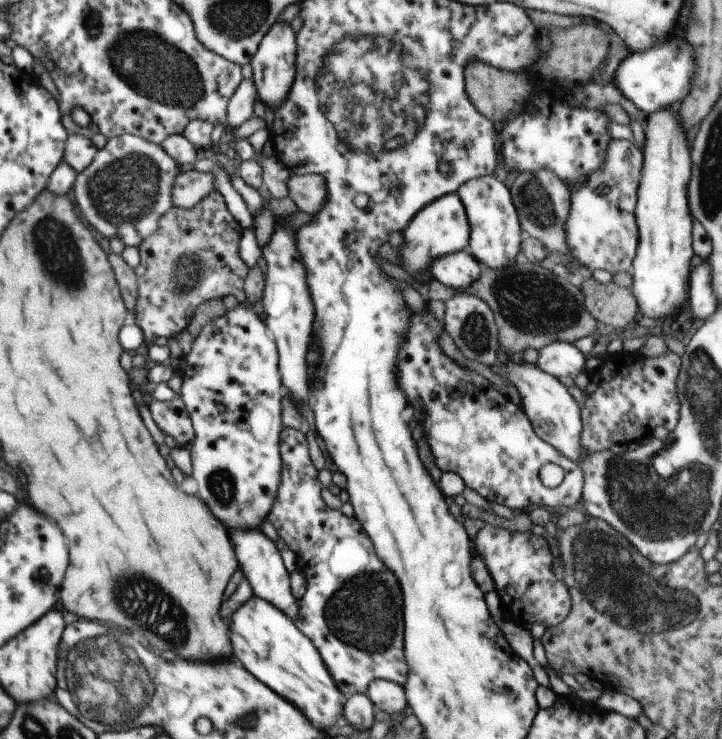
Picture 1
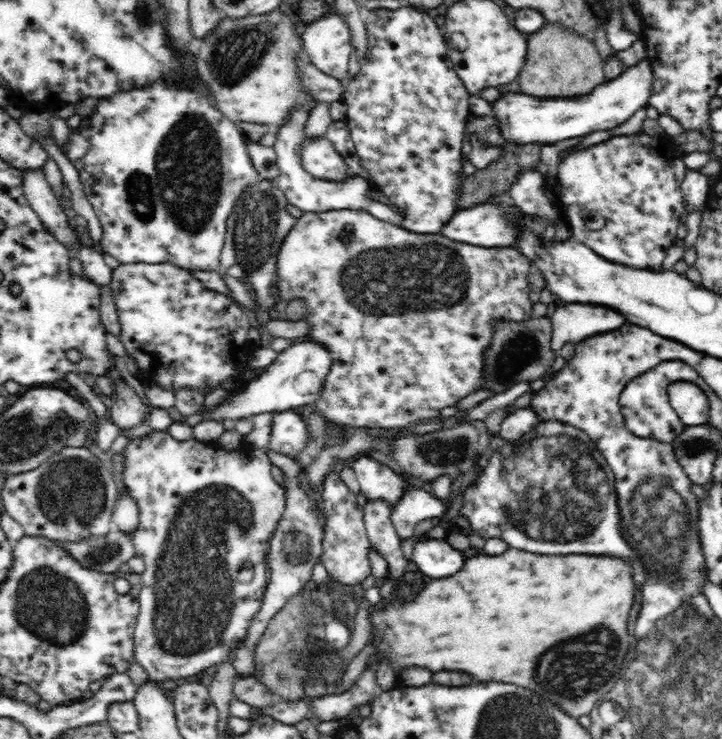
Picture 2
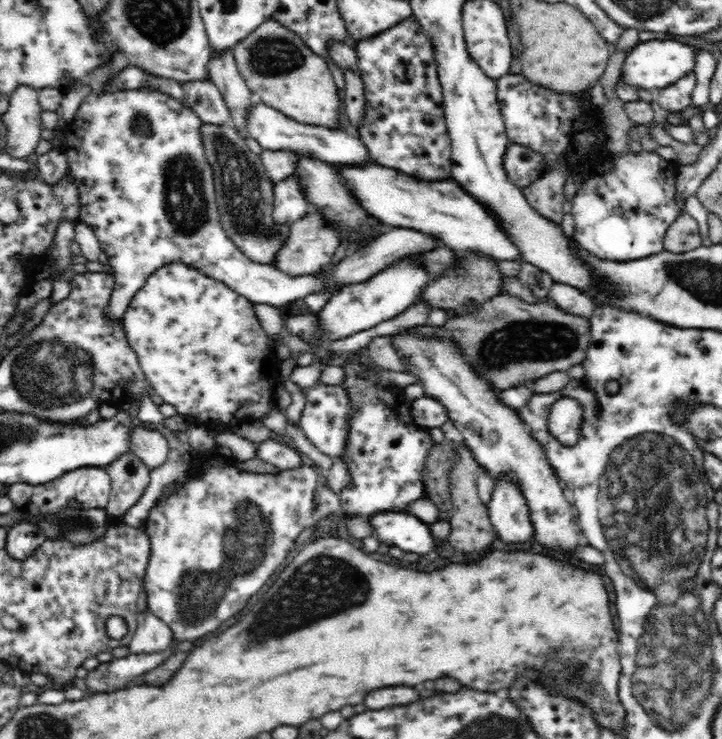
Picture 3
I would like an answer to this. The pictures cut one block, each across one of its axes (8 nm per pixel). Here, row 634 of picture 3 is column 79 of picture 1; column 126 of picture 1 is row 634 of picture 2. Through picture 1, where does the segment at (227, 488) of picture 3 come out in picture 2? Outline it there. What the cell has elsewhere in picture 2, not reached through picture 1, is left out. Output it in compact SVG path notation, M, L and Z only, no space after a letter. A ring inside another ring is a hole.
M167 430L153 431L151 434L130 439L123 450L124 470L122 482L139 508L138 528L131 535L136 556L142 558L145 570L141 573L142 584L139 592L139 613L135 628L134 659L148 673L148 679L163 683L165 680L176 680L195 676L200 672L222 664L228 660L230 652L238 646L238 642L247 635L251 618L260 610L265 590L269 583L269 564L267 554L271 536L277 528L278 521L285 511L285 488L279 485L270 473L270 459L264 449L246 452L214 450L206 443L190 440L176 440Z

